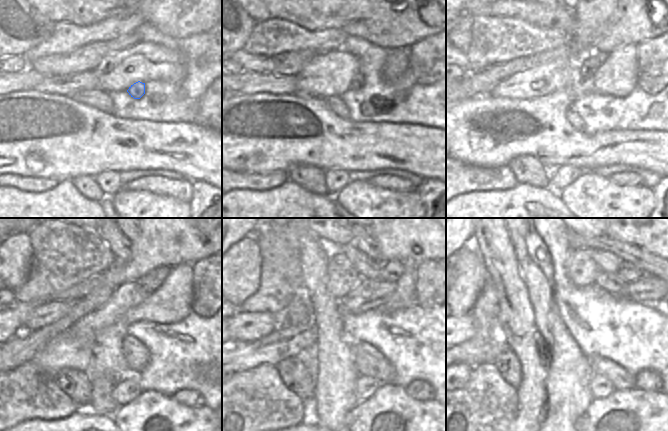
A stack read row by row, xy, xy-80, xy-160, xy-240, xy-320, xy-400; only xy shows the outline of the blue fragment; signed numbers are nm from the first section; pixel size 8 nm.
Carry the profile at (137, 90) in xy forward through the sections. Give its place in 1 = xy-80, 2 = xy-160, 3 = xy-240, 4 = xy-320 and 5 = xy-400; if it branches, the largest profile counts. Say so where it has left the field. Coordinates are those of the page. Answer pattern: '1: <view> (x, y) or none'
1: xy-80 (358, 82)
2: xy-160 (590, 64)
3: xy-240 (150, 282)
4: xy-320 (391, 271)
5: xy-400 (627, 272)

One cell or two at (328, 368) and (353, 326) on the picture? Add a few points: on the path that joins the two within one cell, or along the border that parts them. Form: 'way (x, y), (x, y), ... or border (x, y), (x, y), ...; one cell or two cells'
border (340, 317), (344, 335), (350, 341); two cells

